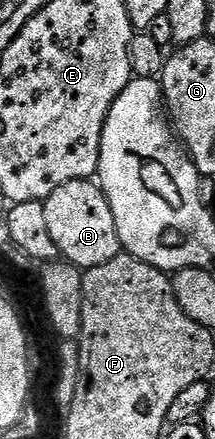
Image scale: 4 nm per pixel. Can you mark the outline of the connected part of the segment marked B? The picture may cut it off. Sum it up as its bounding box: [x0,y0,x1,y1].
[44,180,122,271]

